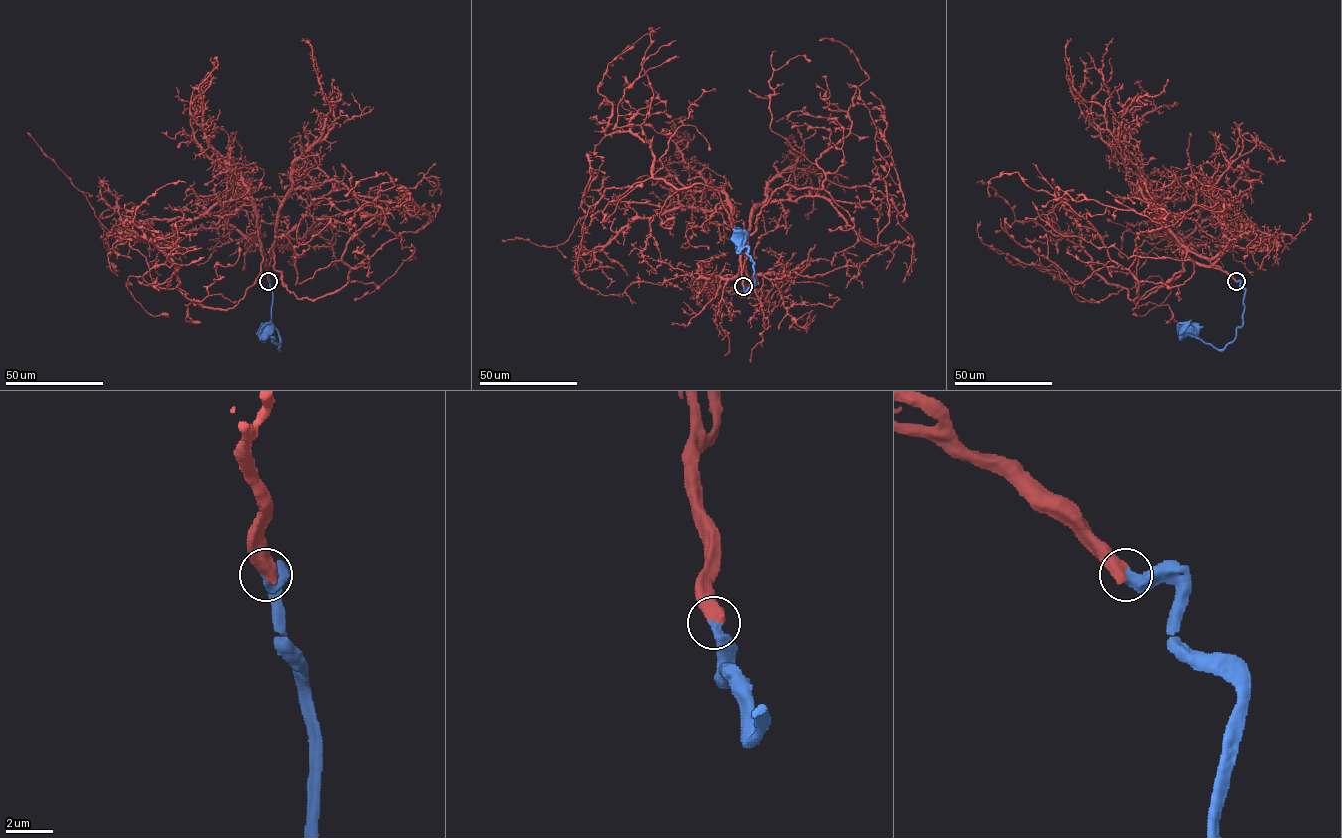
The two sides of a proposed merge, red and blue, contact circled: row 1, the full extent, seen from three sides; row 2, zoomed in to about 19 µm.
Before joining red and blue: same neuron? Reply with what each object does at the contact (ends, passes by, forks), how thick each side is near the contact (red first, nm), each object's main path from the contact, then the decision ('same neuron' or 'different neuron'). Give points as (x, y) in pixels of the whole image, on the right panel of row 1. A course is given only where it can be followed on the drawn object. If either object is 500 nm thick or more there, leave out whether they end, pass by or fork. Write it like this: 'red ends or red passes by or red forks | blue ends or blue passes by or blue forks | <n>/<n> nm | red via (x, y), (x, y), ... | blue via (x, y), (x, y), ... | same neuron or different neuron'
600/480 nm | red via (1236, 280), (1188, 252), (1183, 270), (1134, 299), (1139, 282), (1181, 285), (1193, 262), (1060, 235), (1032, 202) | blue via (1236, 281), (1245, 295), (1242, 325), (1233, 340), (1217, 349), (1192, 335), (1189, 329) | same neuron

